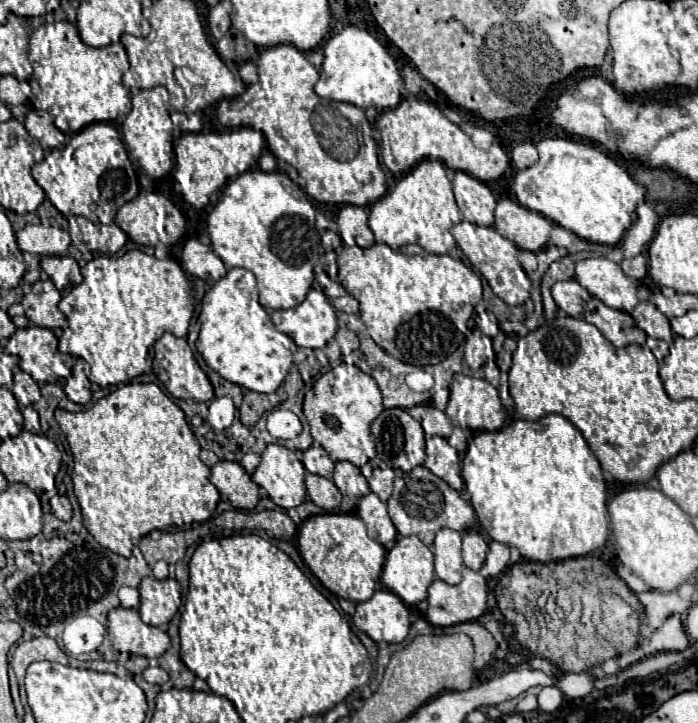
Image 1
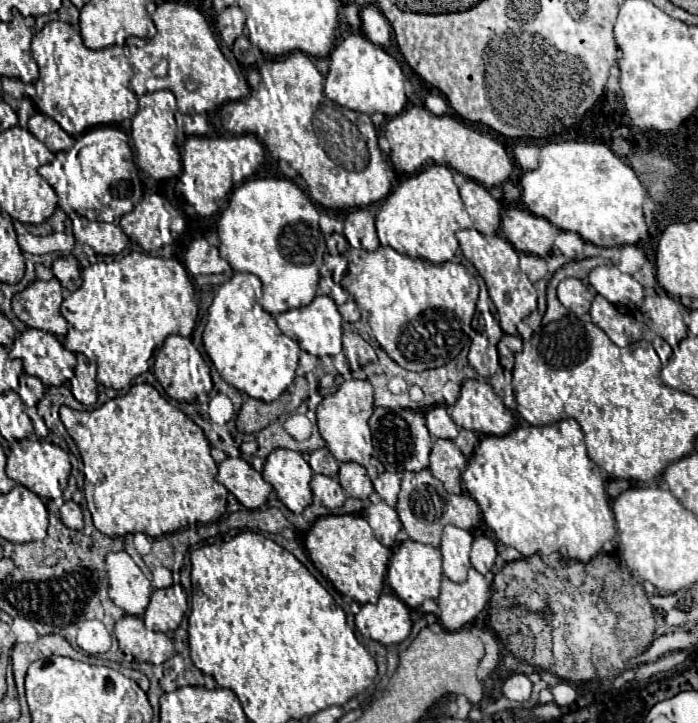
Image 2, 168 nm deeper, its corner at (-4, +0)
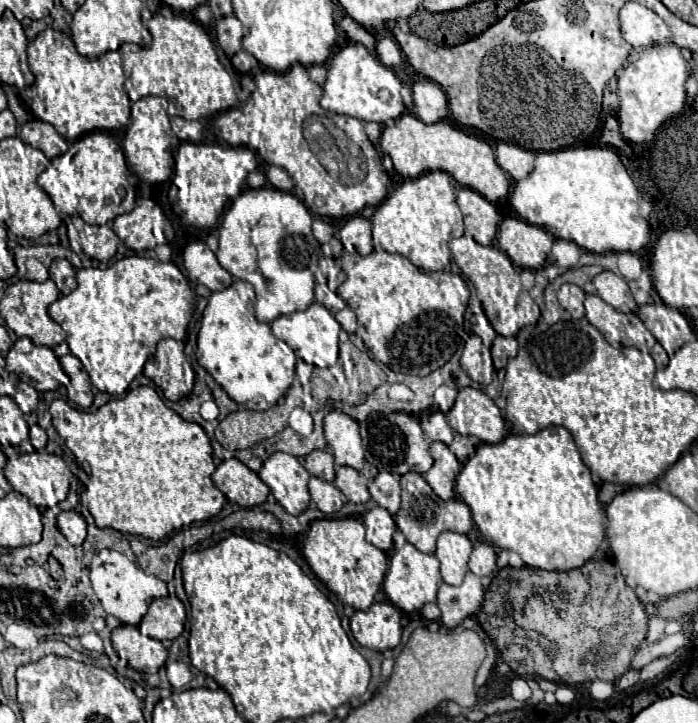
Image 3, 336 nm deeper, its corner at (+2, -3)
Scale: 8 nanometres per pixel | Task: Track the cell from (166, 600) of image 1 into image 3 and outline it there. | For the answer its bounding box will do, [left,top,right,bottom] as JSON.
[140,596,186,640]

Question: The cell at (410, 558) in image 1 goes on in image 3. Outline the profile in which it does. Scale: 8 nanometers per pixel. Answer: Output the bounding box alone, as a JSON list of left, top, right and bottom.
[384,544,442,612]

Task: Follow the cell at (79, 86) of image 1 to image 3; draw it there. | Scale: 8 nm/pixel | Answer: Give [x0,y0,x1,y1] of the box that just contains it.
[28,28,131,142]

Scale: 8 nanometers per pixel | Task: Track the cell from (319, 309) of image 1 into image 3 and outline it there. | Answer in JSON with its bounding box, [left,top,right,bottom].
[272,304,340,368]

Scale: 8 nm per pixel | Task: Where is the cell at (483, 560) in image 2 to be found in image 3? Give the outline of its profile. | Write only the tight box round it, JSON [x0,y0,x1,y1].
[468,542,496,576]

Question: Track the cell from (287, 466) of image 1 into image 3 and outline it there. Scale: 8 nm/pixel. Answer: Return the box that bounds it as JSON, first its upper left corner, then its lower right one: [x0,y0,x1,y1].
[258,452,310,516]

